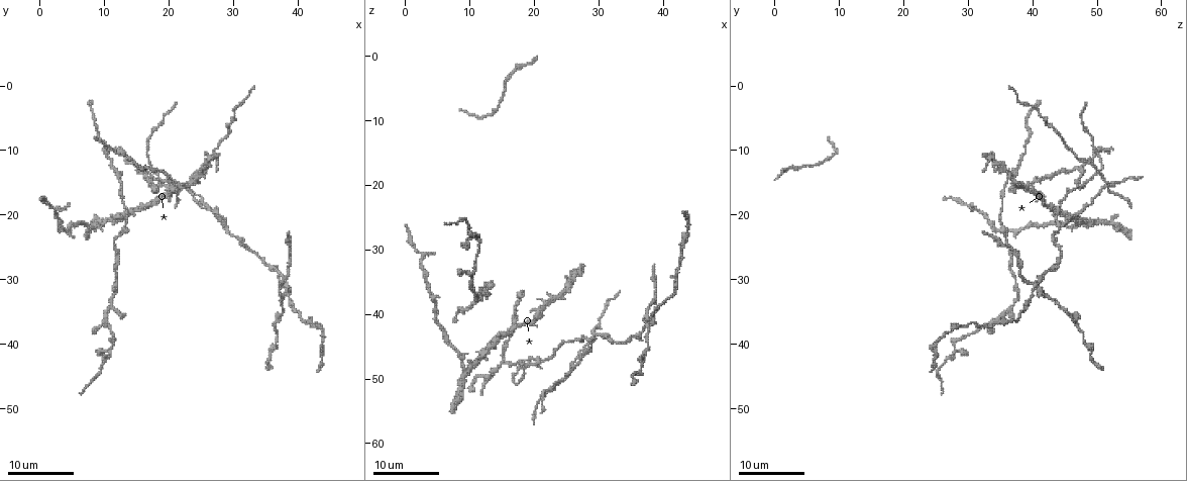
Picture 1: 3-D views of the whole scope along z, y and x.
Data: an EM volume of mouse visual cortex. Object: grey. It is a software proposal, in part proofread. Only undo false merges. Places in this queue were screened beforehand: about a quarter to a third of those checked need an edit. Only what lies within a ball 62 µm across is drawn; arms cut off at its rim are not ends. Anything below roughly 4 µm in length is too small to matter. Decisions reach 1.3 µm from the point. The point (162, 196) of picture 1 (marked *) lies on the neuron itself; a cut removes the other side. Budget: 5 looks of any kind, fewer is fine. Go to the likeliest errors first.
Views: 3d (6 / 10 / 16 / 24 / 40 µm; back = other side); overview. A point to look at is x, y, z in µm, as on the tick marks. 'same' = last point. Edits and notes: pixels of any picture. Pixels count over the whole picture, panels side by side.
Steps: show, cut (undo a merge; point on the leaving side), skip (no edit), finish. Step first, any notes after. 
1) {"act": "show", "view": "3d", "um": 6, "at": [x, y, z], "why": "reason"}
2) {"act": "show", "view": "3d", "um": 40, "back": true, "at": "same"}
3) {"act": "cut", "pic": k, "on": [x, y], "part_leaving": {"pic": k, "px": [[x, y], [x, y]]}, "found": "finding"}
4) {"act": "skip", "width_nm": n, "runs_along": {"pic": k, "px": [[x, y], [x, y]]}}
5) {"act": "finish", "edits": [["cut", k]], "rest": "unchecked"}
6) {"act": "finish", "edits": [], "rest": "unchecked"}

{"act": "show", "view": "3d", "um": 16, "at": [22.5, 15.5, 52.0], "why": "four-way junction"}

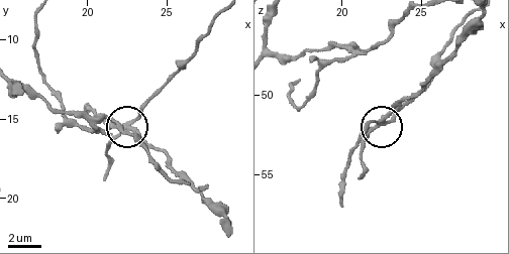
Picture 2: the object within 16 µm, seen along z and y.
{"act": "show", "view": "3d", "um": 10, "at": [22.6, 15.2, 51.8], "why": "zoom in"}

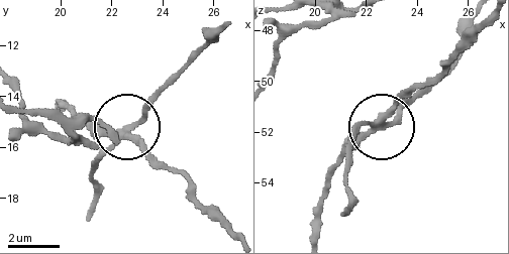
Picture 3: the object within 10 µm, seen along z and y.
{"act": "cut", "pic": 3, "on": [351, 132], "part_leaving": {"pic": 3, "px": [[127, 128], [207, 48], [220, 26]]}, "found": "a second neuron is stuck on"}

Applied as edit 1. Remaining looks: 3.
{"act": "show", "view": "overview"}

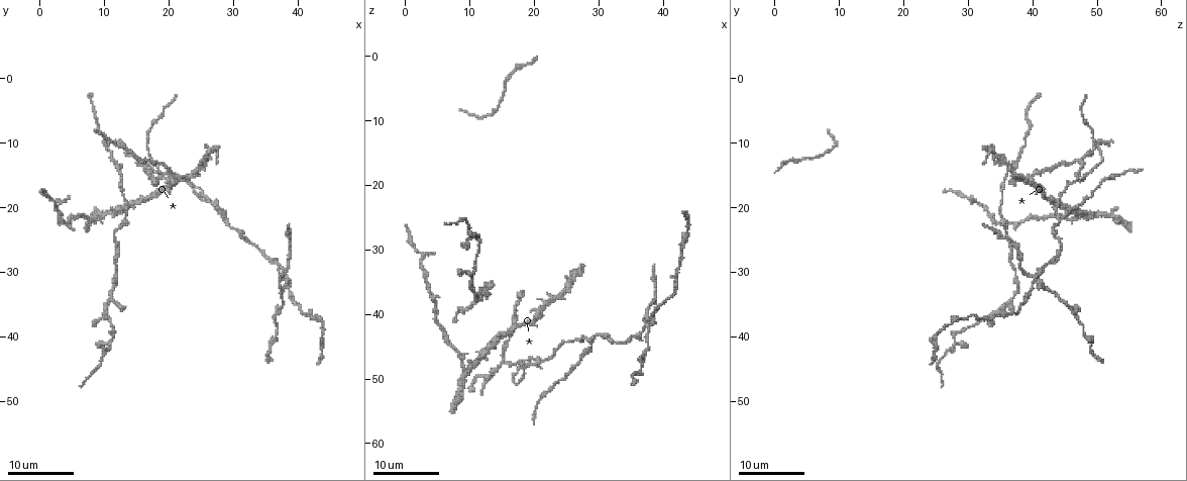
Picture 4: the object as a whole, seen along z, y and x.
{"act": "show", "view": "3d", "um": 16, "at": [29.0, 22.0, 44.0], "why": "arms part here"}

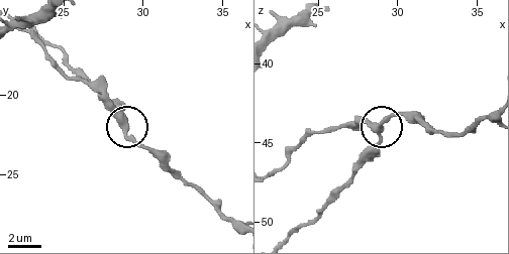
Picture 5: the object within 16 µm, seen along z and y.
{"act": "show", "view": "3d", "um": 6, "at": [28.7, 21.8, 44.5]}

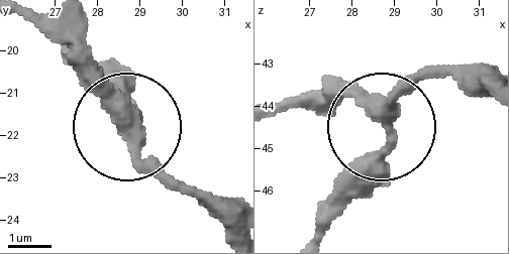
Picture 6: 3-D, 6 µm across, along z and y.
{"act": "skip", "width_nm": 330, "found": "continuous, no second neuron"}

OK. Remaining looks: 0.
{"act": "finish", "edits": [["cut", 3]], "rest": "unchecked"}

